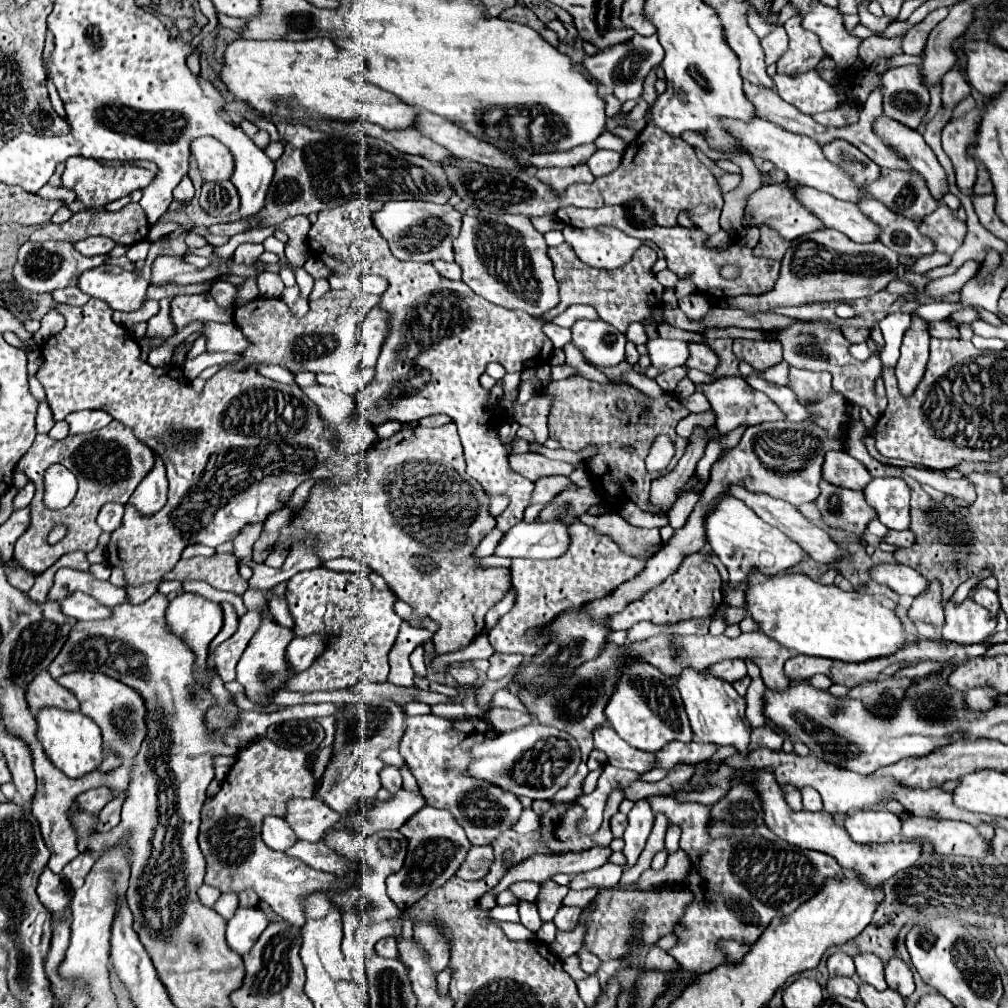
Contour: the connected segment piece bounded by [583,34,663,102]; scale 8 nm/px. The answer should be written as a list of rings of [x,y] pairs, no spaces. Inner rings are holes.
[[[635,34],[631,40],[627,42],[621,42],[617,46],[609,46],[593,56],[587,56],[583,60],[587,72],[591,78],[595,78],[599,84],[603,86],[609,86],[613,88],[613,94],[621,100],[621,102],[627,102],[627,100],[633,100],[633,98],[639,98],[641,92],[643,92],[643,80],[647,78],[647,74],[659,66],[663,60],[663,48],[659,44],[659,40],[653,36],[639,36]]]

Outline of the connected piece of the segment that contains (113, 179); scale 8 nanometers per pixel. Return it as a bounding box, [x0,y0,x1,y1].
[63,156,153,208]

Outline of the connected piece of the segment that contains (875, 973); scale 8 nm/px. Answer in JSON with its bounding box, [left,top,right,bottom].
[853,954,887,990]

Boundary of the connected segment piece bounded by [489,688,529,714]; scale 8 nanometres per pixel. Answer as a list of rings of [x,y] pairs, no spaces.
[[[507,688],[503,690],[497,690],[489,702],[489,710],[493,708],[511,708],[511,710],[521,710],[526,714],[529,714],[527,708],[523,708],[523,704],[519,702],[519,698],[515,694],[511,694]]]

